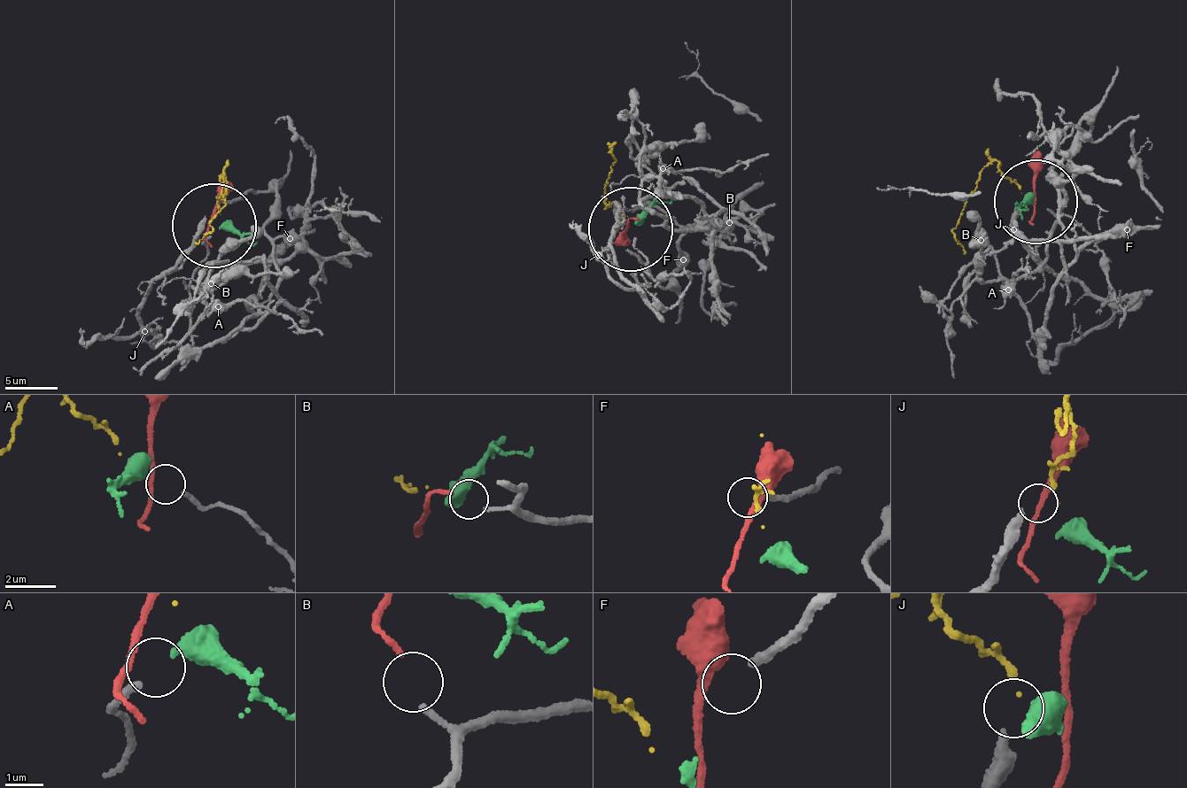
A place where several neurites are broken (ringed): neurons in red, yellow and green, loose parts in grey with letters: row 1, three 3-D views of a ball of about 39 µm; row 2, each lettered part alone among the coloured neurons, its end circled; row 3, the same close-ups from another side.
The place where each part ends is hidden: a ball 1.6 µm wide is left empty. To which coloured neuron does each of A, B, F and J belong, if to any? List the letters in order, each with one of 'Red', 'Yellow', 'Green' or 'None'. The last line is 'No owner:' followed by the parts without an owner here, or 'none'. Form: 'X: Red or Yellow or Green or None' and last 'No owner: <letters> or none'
A: Green
B: Red
F: None
J: Yellow
No owner: F

